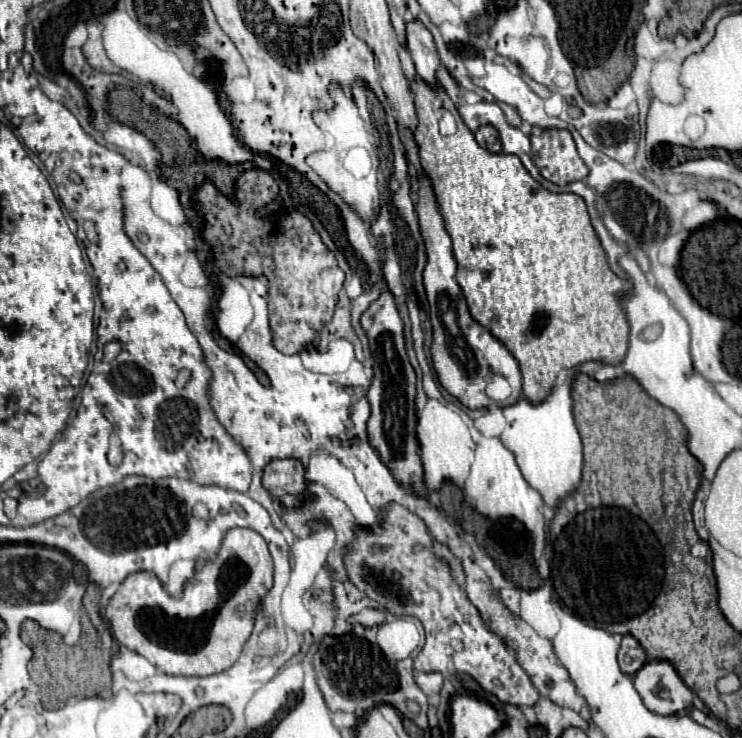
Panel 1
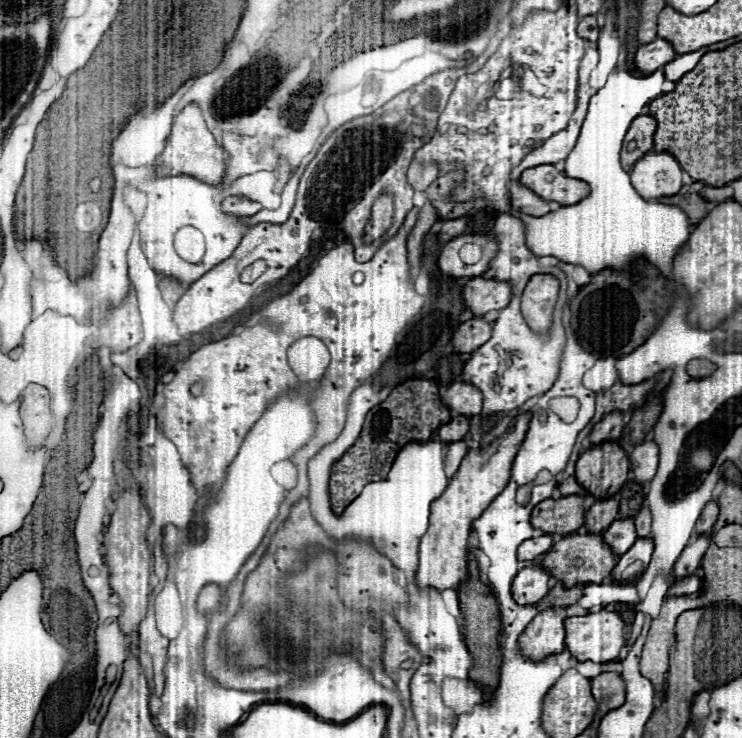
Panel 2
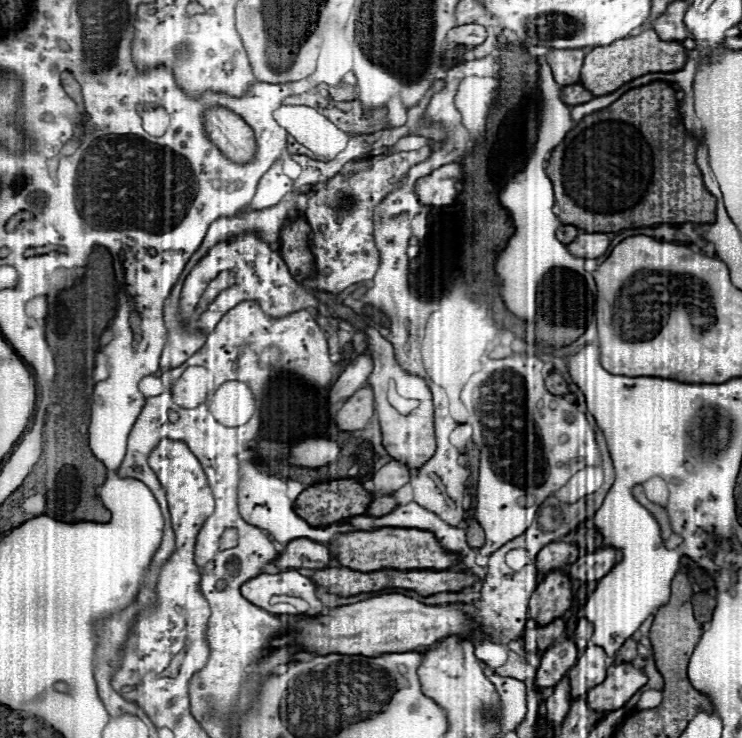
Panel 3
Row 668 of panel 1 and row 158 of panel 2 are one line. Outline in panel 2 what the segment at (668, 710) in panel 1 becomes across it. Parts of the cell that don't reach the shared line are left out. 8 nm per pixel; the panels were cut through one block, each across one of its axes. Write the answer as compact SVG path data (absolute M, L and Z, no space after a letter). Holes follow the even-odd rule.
M646 152L630 172L636 192L650 200L672 196L682 188L682 168L668 152Z

